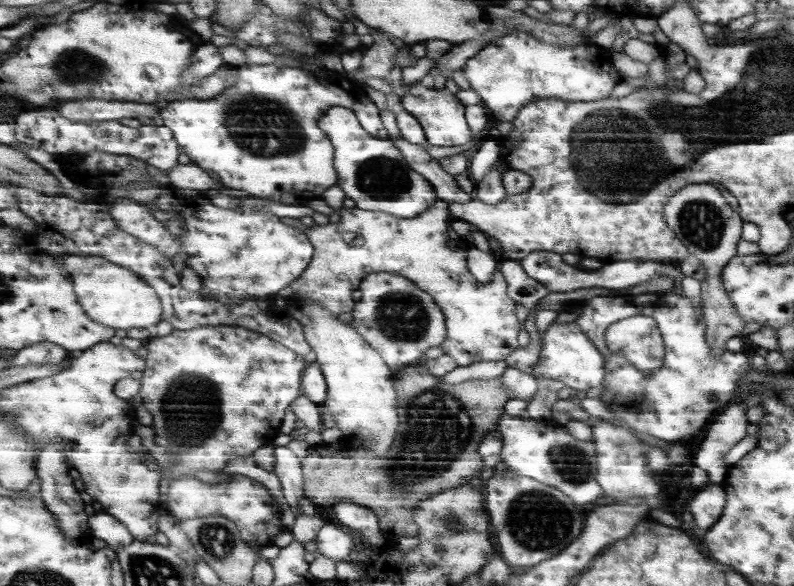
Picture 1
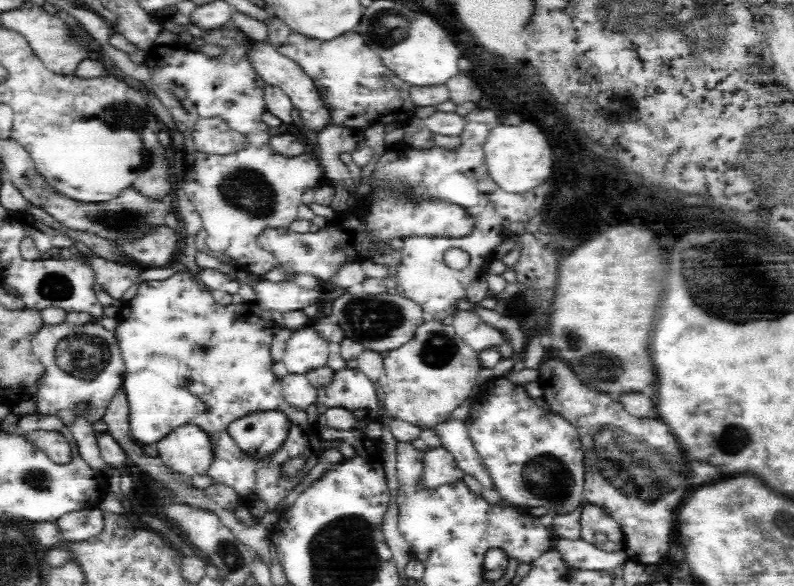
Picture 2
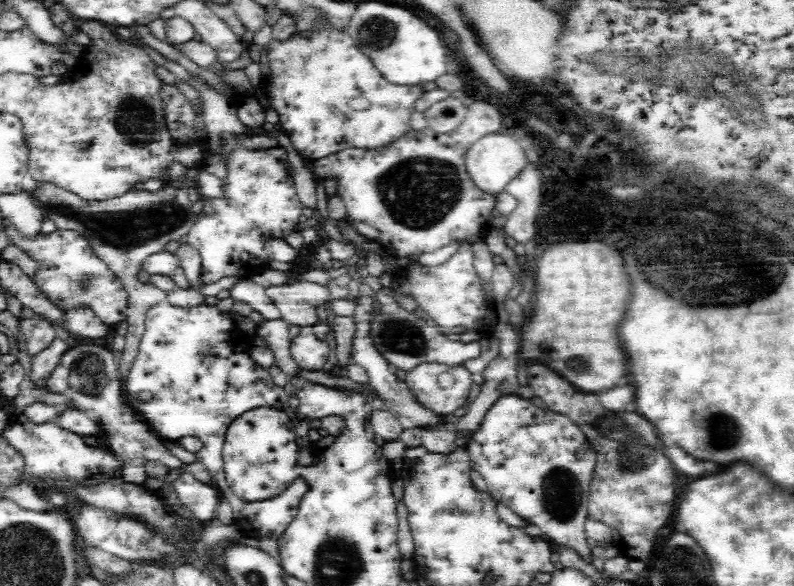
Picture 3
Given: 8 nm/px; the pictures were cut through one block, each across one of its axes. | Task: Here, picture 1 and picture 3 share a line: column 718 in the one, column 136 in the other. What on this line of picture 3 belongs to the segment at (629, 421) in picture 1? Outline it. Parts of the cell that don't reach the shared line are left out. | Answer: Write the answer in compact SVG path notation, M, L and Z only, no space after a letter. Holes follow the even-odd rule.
M162 300L146 312L146 332L140 342L140 352L132 362L132 370L124 382L126 402L144 414L144 422L164 442L178 442L180 438L198 438L204 448L196 454L198 460L208 468L216 482L216 488L232 504L234 524L244 530L250 538L272 538L278 540L298 516L300 500L308 492L308 484L296 478L290 488L266 502L244 502L238 498L226 482L224 470L224 440L228 426L254 408L276 408L286 412L296 426L298 448L314 446L308 438L310 424L298 418L294 398L286 394L282 386L276 386L272 374L258 366L250 358L250 350L256 346L258 336L242 332L228 312L220 312L214 302L206 302L194 308L174 308L168 300ZM140 392L150 392L150 402L140 402Z

